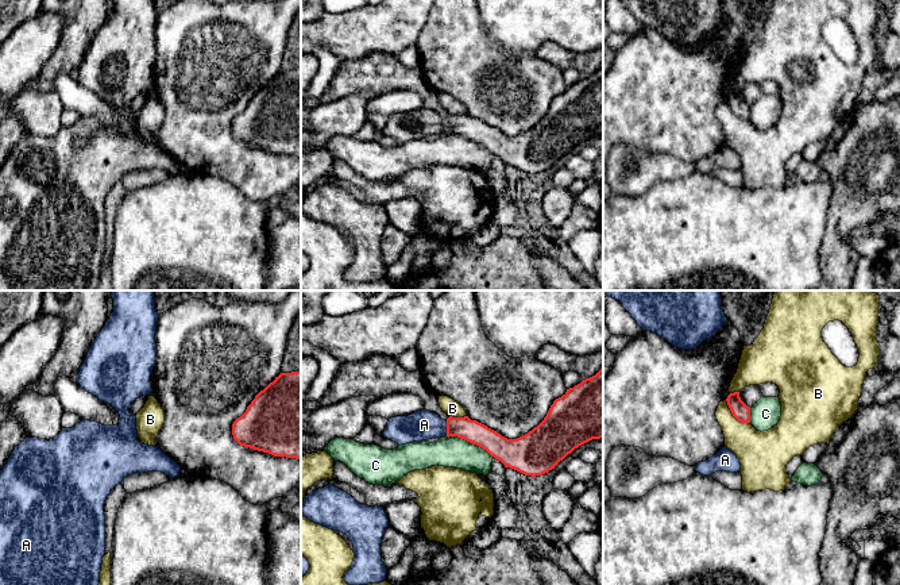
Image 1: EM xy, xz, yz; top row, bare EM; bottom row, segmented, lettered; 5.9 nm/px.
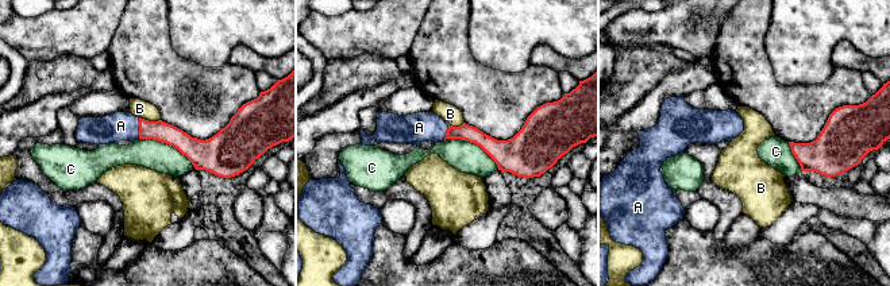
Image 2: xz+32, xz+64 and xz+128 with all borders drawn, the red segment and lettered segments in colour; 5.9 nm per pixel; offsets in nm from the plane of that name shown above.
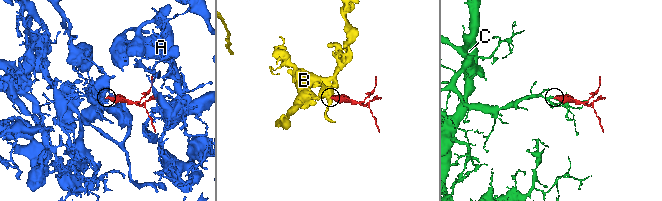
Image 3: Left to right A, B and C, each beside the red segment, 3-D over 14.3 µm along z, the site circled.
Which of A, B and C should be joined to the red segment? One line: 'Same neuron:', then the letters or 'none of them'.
Same neuron: A

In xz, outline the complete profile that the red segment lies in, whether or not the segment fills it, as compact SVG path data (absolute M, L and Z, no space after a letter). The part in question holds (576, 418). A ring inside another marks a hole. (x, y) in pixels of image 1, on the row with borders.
M603 367L567 389L544 420L517 439L507 439L468 416L443 420L426 409L389 419L383 436L399 446L457 436L482 447L505 467L525 476L542 476L579 446L603 438Z

